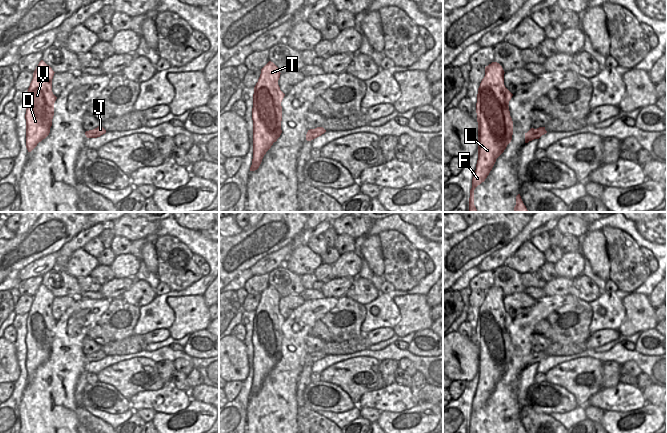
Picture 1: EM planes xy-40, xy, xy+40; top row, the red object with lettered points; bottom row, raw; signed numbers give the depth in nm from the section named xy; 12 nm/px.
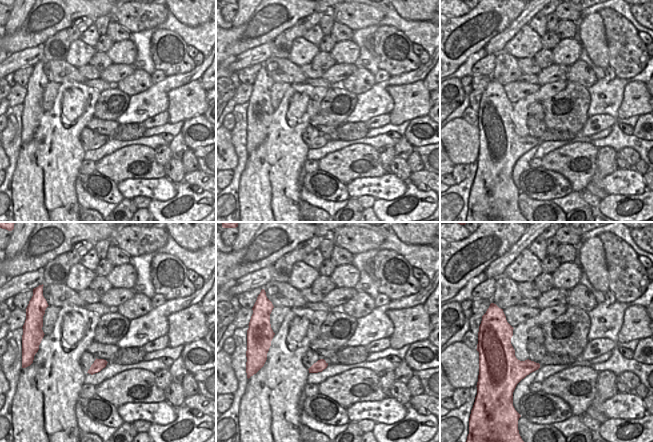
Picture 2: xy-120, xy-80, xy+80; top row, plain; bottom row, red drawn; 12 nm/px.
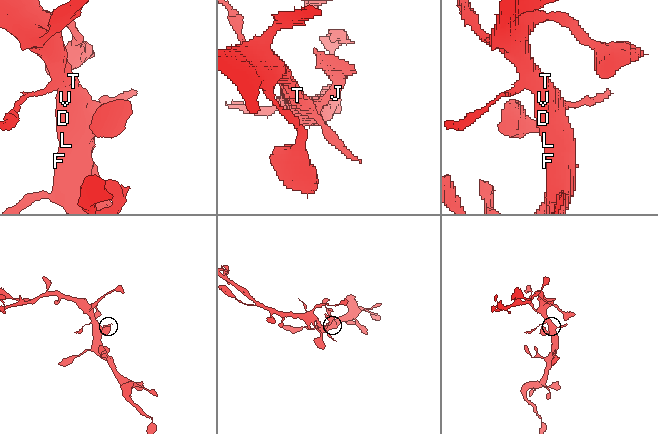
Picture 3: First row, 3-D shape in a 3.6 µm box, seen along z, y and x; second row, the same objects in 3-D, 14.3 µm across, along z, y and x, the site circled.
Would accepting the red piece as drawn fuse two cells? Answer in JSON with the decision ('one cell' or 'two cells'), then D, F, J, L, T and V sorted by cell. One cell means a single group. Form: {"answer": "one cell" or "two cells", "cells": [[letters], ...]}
{"answer": "one cell", "cells": [["D", "F", "J", "L", "T", "V"]]}

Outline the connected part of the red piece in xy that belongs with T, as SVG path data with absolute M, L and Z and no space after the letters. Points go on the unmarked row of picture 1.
M269 285L262 293L261 298L254 311L253 318L253 383L250 395L255 395L259 392L262 383L266 376L271 372L274 366L280 361L281 345L282 345L282 330L281 326L285 318L280 314L278 304L280 302L278 291Z

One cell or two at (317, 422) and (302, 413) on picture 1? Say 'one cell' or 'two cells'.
one cell

